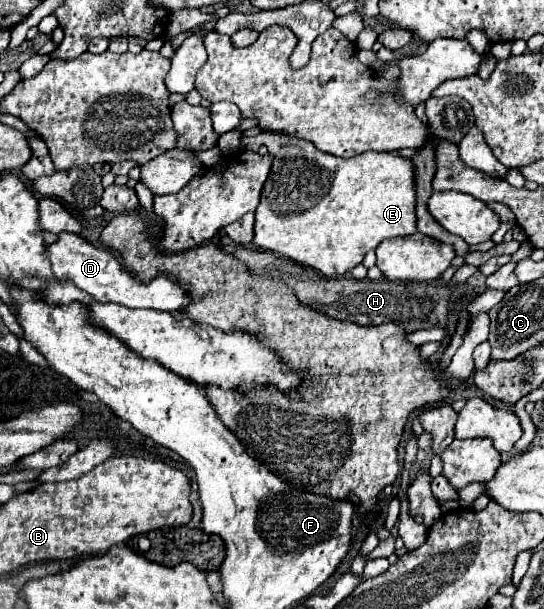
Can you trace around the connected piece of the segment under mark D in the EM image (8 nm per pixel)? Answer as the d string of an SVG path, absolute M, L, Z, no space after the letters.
M62 233L58 243L48 245L48 255L52 261L52 271L60 279L70 279L78 289L90 293L100 303L118 303L124 307L148 307L156 311L176 313L190 305L190 297L180 283L166 275L158 275L148 283L138 281L130 271L126 271L120 261L106 249L86 243L80 235Z

